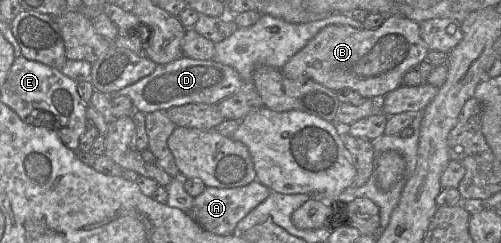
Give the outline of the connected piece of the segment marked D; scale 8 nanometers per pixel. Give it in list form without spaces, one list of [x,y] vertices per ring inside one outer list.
[[[182,56],[170,63],[157,65],[150,75],[108,96],[128,96],[134,104],[135,111],[149,114],[190,103],[216,105],[248,85],[251,84],[246,84],[231,66],[213,59],[197,60]]]

